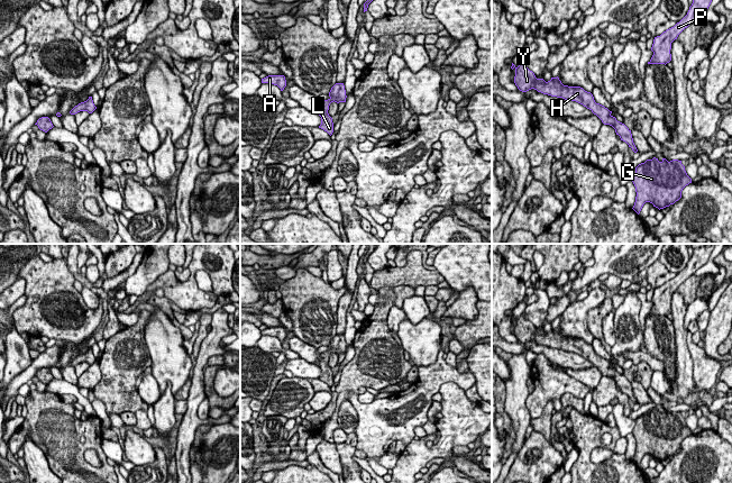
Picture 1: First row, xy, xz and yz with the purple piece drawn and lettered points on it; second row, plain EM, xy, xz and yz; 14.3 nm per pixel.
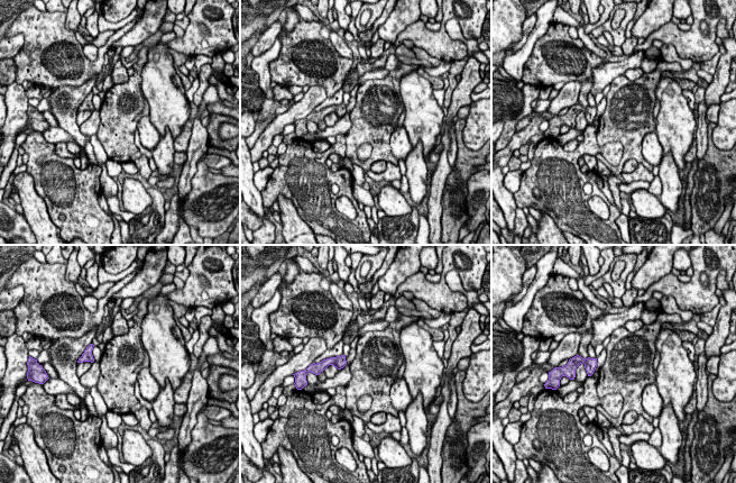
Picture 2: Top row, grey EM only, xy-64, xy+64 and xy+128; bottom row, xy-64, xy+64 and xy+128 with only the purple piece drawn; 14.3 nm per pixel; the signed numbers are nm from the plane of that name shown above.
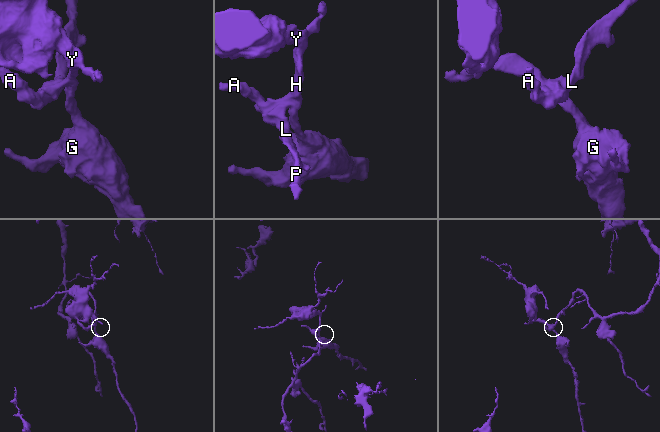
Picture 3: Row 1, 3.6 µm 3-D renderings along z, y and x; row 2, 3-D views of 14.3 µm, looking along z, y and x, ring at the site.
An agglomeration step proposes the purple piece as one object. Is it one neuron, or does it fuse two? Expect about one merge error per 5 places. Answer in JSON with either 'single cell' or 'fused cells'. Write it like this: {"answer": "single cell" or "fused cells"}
{"answer": "single cell"}

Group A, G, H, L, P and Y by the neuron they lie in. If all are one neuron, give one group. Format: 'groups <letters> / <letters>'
groups A G H L P Y

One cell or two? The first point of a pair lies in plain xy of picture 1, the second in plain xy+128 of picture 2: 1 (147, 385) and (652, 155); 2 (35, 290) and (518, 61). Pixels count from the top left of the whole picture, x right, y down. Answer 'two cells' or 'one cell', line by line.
1: one cell
2: two cells

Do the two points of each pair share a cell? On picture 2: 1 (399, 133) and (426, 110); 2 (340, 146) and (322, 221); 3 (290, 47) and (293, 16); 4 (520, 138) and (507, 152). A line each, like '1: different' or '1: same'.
1: different
2: same
3: different
4: same

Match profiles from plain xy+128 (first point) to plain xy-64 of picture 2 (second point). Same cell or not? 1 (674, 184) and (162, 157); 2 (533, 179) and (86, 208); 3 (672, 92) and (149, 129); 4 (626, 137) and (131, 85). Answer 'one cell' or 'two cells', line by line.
1: one cell
2: one cell
3: two cells
4: one cell

